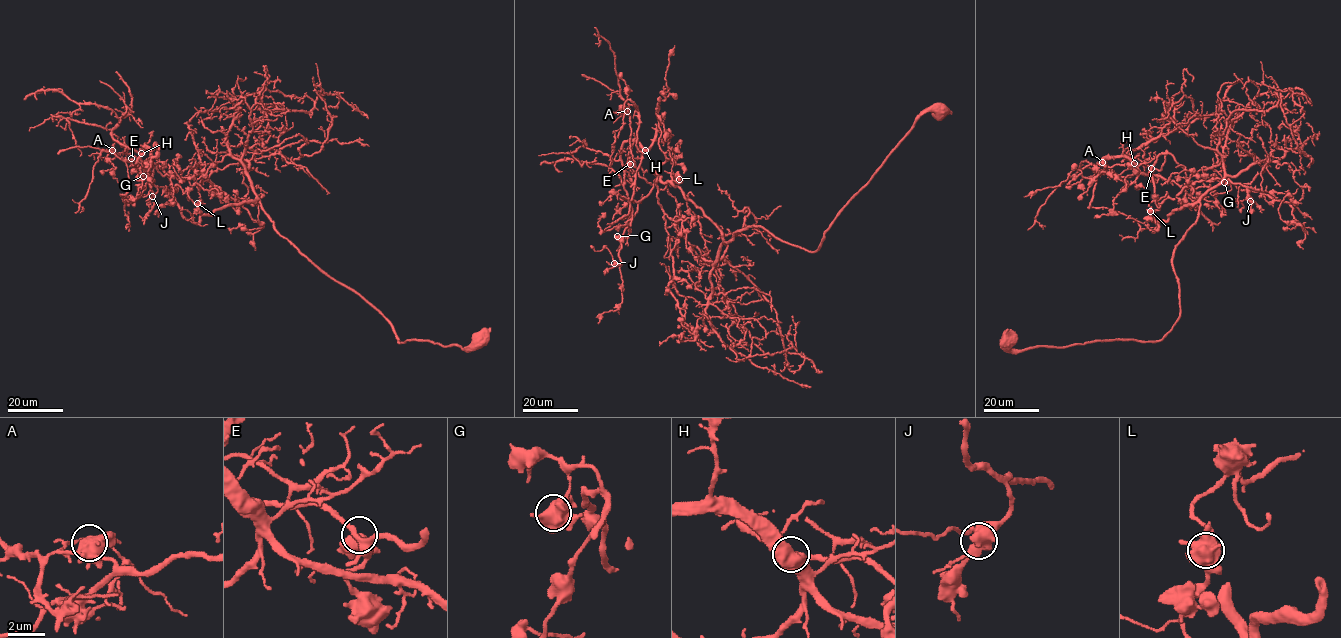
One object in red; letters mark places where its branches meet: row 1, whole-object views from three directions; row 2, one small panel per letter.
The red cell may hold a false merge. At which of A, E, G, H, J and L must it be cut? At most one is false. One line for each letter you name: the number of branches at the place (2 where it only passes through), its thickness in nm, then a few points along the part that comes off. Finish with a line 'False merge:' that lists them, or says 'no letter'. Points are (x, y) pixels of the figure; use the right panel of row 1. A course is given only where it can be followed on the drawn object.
A: 5 | 500 nm | (1102, 162), (1097, 173), (1132, 175), (1133, 152), (1174, 128), (1162, 115), (1170, 144)
False merge: A

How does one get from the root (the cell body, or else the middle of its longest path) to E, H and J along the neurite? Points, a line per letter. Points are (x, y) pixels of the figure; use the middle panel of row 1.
E: (938, 110), (921, 114), (814, 251), (761, 227), (724, 243), (679, 188), (654, 169), (653, 185), (630, 164)
H: (938, 110), (814, 251), (761, 227), (724, 243), (678, 186), (654, 169), (647, 182), (629, 105), (645, 150)
J: (938, 110), (921, 114), (816, 250), (761, 227), (724, 243), (654, 169), (614, 263)

